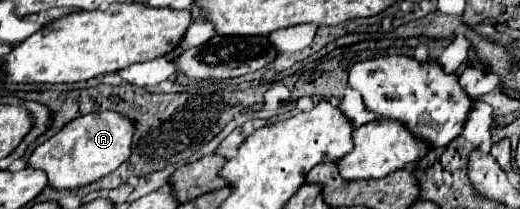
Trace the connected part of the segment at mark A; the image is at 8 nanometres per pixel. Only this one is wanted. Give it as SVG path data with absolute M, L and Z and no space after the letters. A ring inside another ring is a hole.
M114 111L90 113L66 123L54 137L38 145L28 157L28 167L44 171L52 189L78 189L118 169L130 157L132 135L134 125L130 119Z

